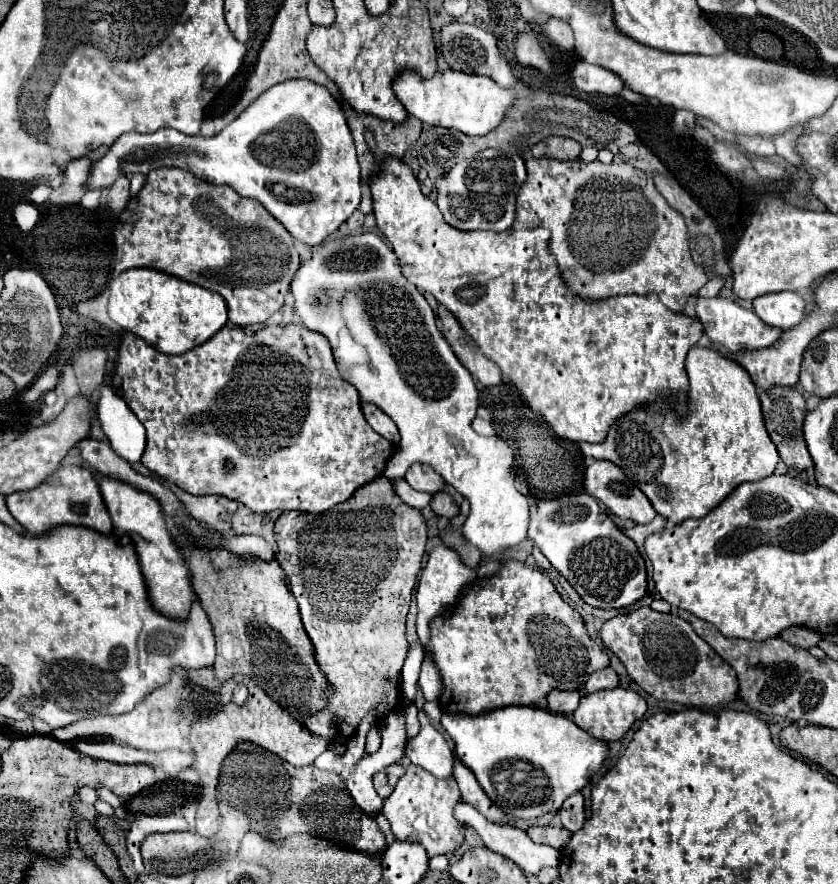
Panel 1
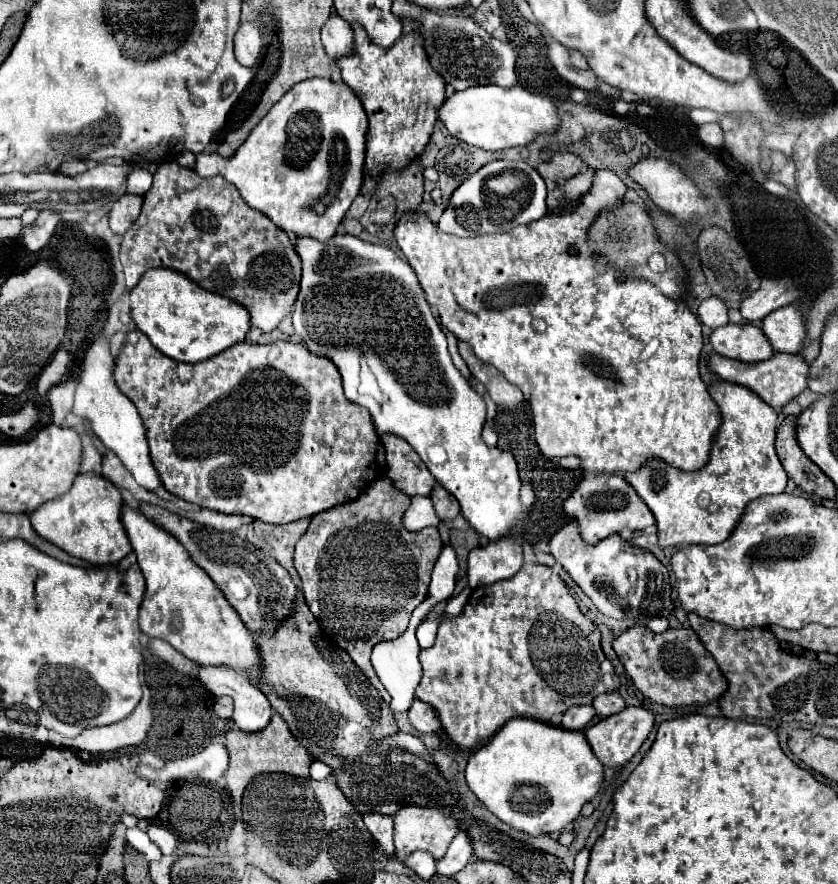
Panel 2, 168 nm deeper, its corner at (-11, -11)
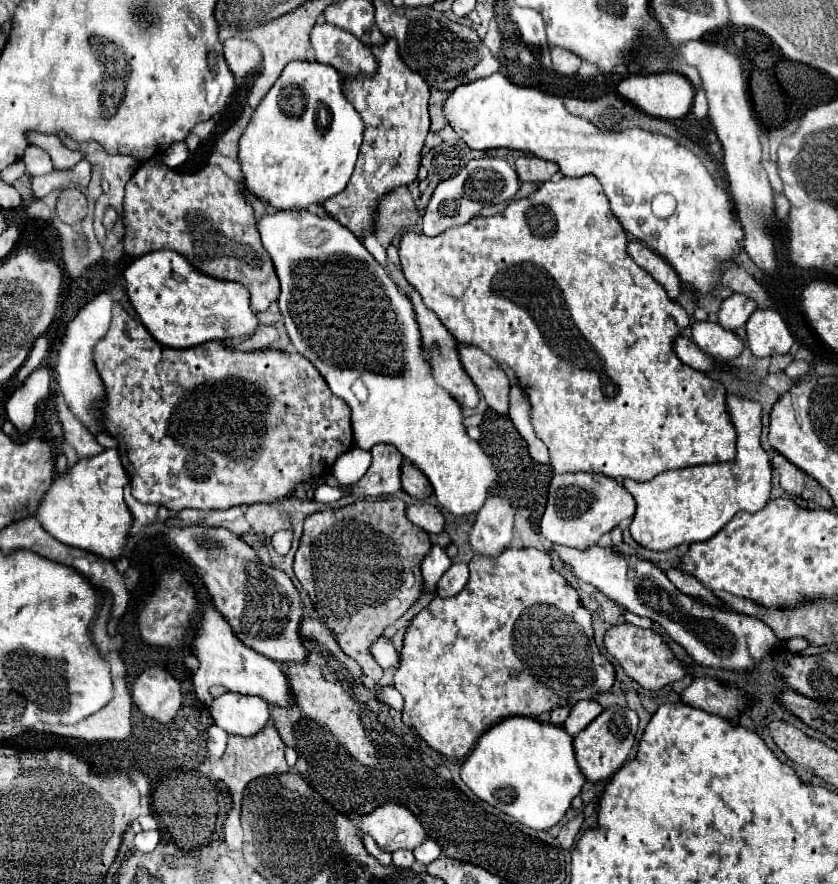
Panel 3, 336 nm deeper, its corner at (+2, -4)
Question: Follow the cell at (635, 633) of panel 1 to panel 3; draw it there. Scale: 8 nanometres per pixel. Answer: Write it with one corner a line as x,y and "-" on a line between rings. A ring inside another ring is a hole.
627,622
613,626
605,632
605,648
623,666
627,676
631,676
645,690
659,690
681,680
687,674
687,668
673,656
671,648
655,630
643,630

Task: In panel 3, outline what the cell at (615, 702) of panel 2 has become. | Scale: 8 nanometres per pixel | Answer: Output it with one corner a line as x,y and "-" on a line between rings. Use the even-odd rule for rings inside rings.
581,700
571,708
569,718
565,720
563,728
567,730
569,736
575,738
575,734
579,734
583,728
587,728
587,724
591,724
599,714
601,714
601,706
597,700

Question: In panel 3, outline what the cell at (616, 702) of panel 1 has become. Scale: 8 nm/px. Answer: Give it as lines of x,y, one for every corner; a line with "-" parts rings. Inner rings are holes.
611,706
611,708
605,708
583,732
579,732
573,738
575,758
587,782
597,784
597,782
609,780
623,766
623,762
627,760
627,756
635,746
637,724
639,724
639,718
635,712
623,706

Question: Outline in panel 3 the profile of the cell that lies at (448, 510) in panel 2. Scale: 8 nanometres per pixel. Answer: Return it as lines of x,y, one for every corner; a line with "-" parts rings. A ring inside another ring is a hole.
407,460
401,466
401,486
409,496
417,500
427,500
427,496
433,492
427,476
415,464

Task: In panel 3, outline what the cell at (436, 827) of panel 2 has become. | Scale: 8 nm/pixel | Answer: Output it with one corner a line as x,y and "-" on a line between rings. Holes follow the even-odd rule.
393,802
383,804
371,814
363,816
359,830
361,834
371,836
385,852
395,852
401,848
413,850
427,838
423,826
417,822
411,810

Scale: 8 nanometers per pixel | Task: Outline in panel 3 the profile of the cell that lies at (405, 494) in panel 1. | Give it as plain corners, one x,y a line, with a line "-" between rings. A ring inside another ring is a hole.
427,502
409,504
407,506
407,518
429,534
439,534
445,530
445,518
443,518
441,510
433,504
427,504

